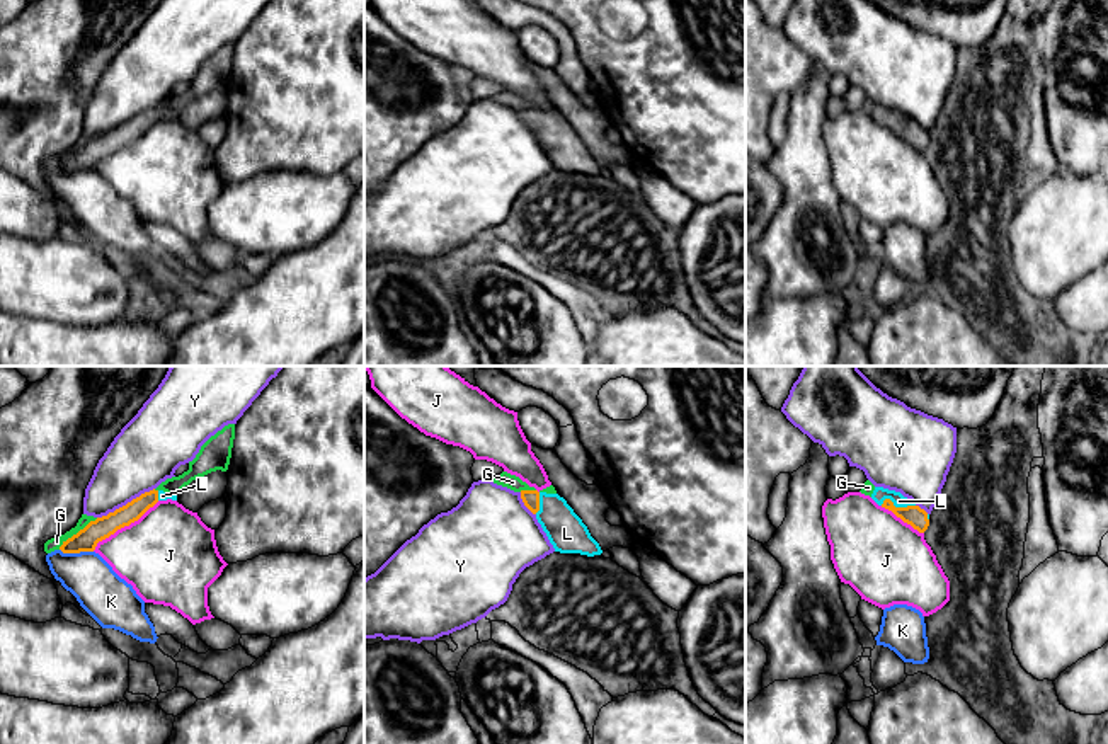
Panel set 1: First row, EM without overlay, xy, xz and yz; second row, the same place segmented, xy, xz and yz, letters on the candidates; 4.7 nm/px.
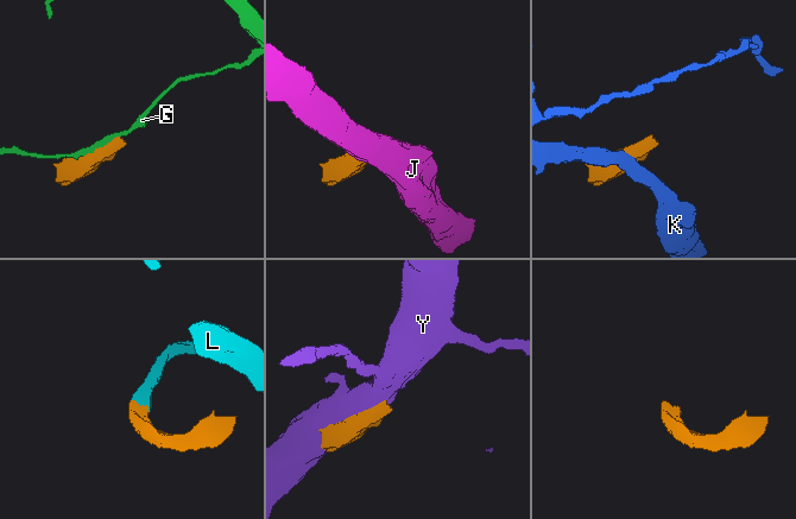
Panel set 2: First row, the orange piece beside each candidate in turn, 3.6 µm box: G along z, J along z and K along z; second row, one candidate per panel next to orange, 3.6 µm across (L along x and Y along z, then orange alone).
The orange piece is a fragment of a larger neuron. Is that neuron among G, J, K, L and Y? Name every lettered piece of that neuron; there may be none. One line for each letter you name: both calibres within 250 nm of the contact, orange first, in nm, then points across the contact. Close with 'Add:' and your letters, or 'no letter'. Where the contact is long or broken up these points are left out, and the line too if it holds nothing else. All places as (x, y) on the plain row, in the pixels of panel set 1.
L: calibres 100 and 70 nm; way yz (913, 133), (897, 126), (880, 113)
Add: L

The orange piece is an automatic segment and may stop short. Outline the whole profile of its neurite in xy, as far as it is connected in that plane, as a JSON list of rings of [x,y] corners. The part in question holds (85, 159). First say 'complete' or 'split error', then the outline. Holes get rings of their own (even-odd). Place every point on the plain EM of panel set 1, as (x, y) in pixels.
split error; [[[155,107],[145,111],[126,124],[116,128],[114,131],[90,140],[83,148],[63,160],[60,169],[63,172],[94,170],[99,160],[109,157],[117,148],[138,140],[158,119],[167,117],[177,119],[177,112],[167,112]]]

